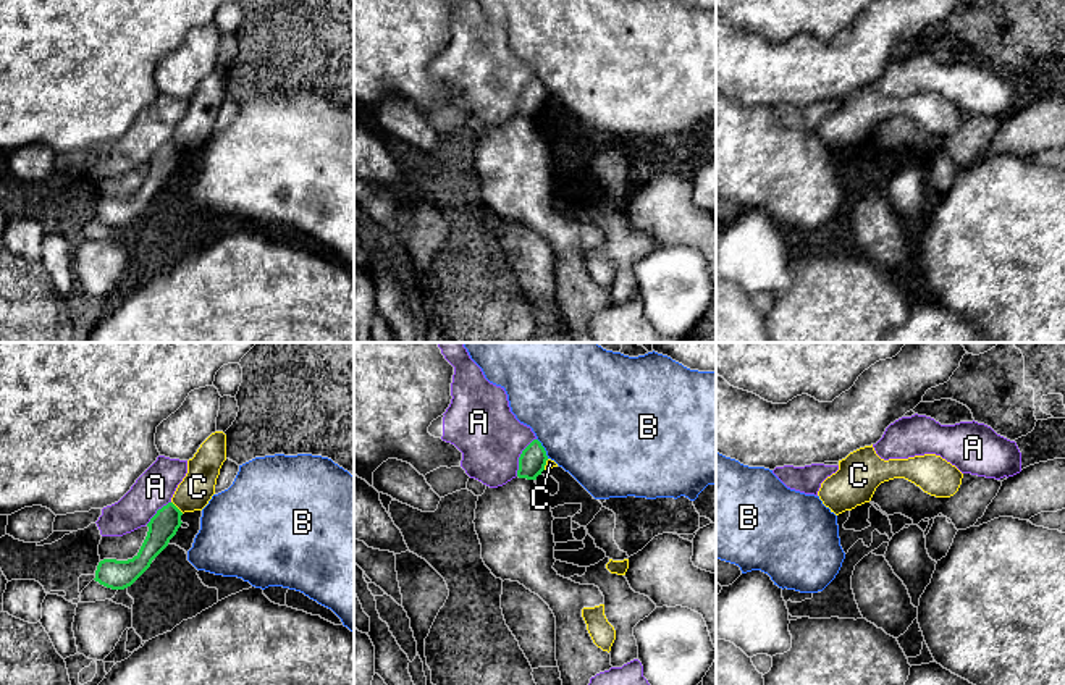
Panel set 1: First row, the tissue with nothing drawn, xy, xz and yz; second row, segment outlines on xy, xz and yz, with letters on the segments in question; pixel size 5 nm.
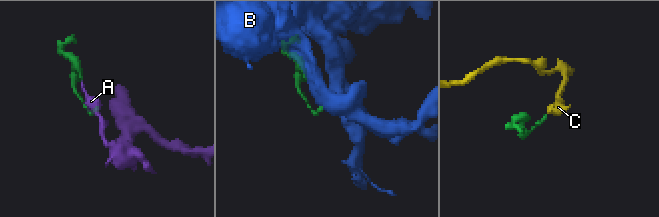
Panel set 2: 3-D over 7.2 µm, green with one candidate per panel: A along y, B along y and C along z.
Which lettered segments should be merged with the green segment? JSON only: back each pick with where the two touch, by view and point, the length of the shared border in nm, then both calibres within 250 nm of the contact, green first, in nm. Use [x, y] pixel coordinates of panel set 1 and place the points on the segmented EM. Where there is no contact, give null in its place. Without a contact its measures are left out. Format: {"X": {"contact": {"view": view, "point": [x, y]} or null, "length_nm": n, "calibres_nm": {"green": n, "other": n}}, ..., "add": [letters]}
{"A": {"contact": {"view": "xz", "point": [519, 458]}, "length_nm": 220, "calibres_nm": {"green": 140, "other": 320}}, "add": ["A"]}

